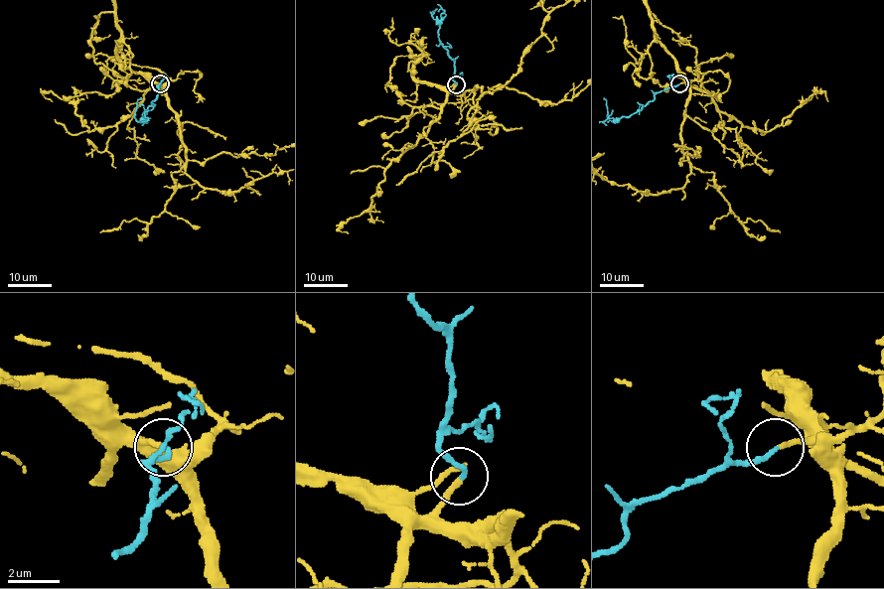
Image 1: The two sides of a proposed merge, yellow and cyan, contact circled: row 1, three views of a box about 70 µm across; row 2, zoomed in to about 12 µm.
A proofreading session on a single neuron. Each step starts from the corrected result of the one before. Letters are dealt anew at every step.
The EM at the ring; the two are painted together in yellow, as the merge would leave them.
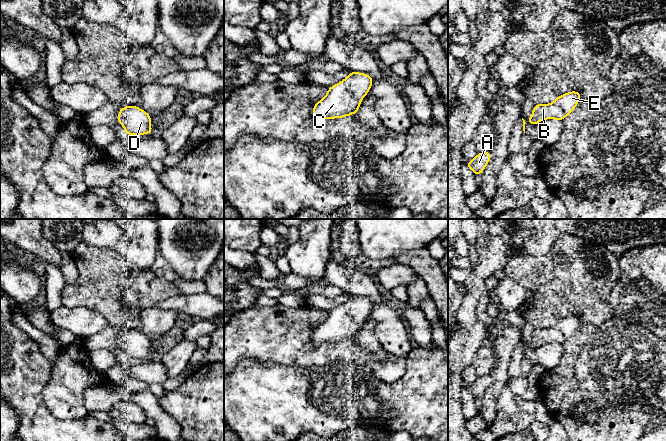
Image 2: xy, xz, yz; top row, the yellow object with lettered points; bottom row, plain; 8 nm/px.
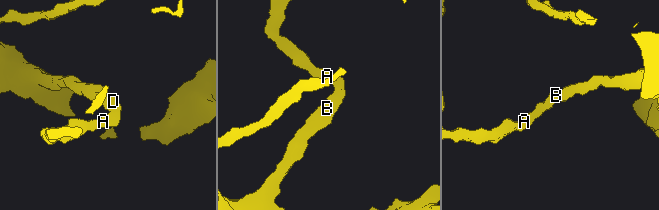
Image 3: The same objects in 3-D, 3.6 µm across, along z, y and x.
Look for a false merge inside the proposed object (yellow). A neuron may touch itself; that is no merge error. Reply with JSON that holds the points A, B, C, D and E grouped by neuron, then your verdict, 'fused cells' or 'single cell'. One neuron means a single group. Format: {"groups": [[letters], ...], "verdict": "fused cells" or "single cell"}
{"groups": [["A", "B", "C", "D", "E"]], "verdict": "single cell"}

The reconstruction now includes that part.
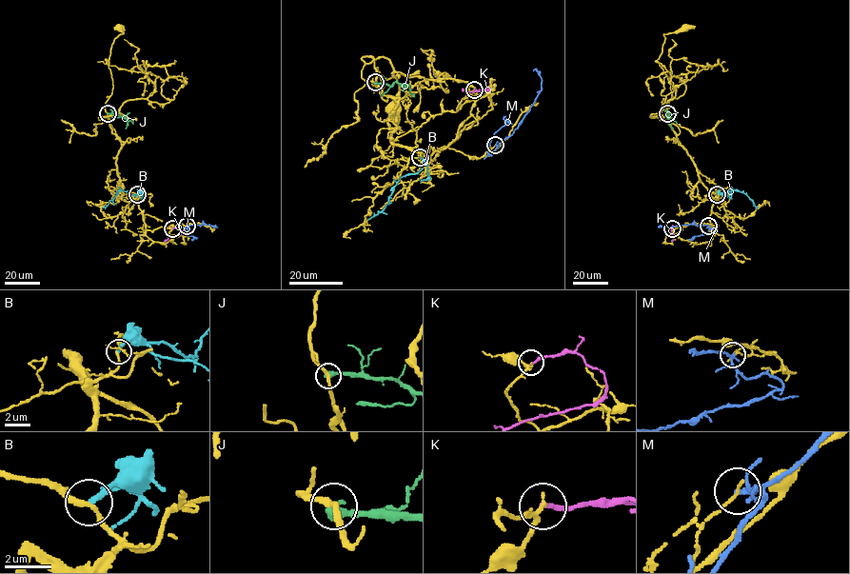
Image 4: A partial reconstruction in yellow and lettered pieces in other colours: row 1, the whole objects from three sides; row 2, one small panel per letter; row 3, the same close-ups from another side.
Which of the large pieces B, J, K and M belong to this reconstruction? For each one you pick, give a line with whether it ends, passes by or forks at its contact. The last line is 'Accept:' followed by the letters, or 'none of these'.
Accept: none of these

